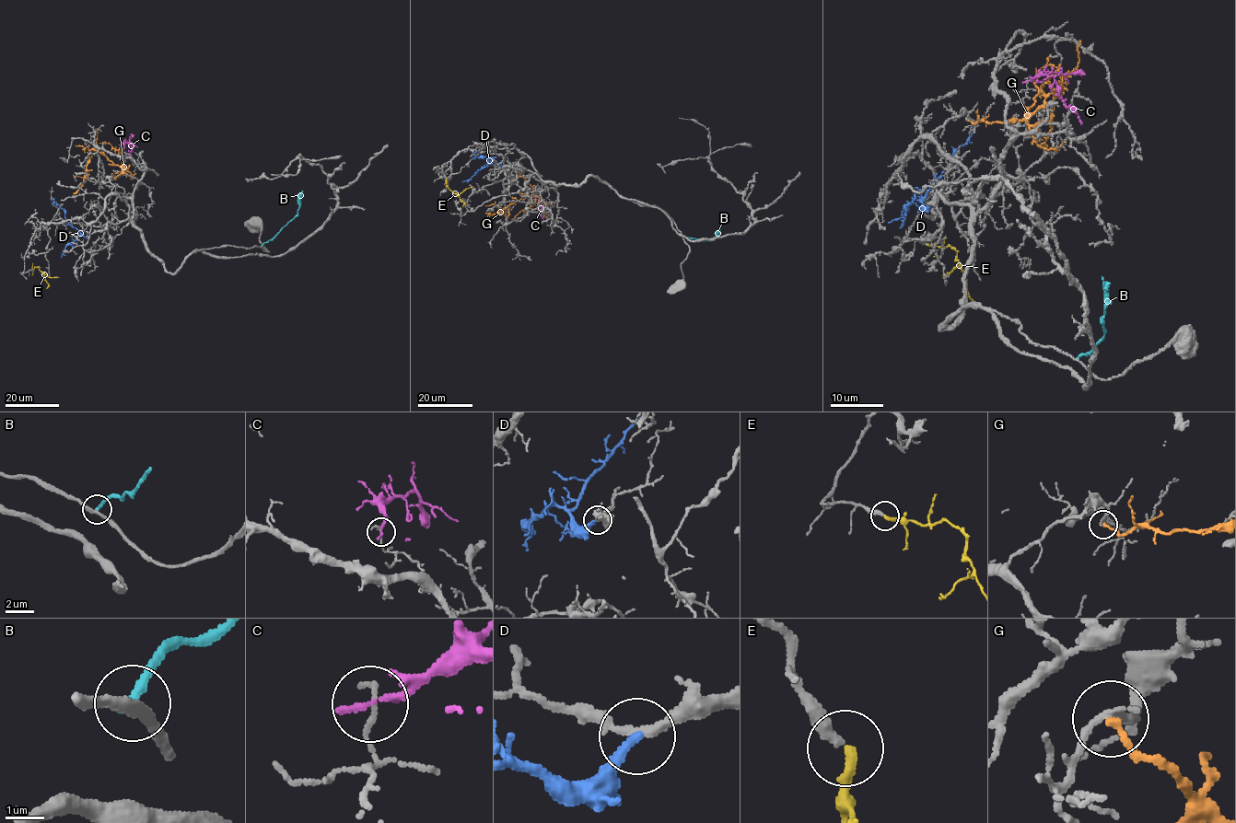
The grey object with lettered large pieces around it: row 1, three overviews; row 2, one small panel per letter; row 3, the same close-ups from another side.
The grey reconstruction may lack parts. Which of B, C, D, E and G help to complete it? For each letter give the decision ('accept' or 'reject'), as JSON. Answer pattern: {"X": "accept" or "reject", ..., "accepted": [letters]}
{"B": "reject", "C": "reject", "D": "accept", "E": "accept", "G": "reject", "accepted": ["D", "E"]}

